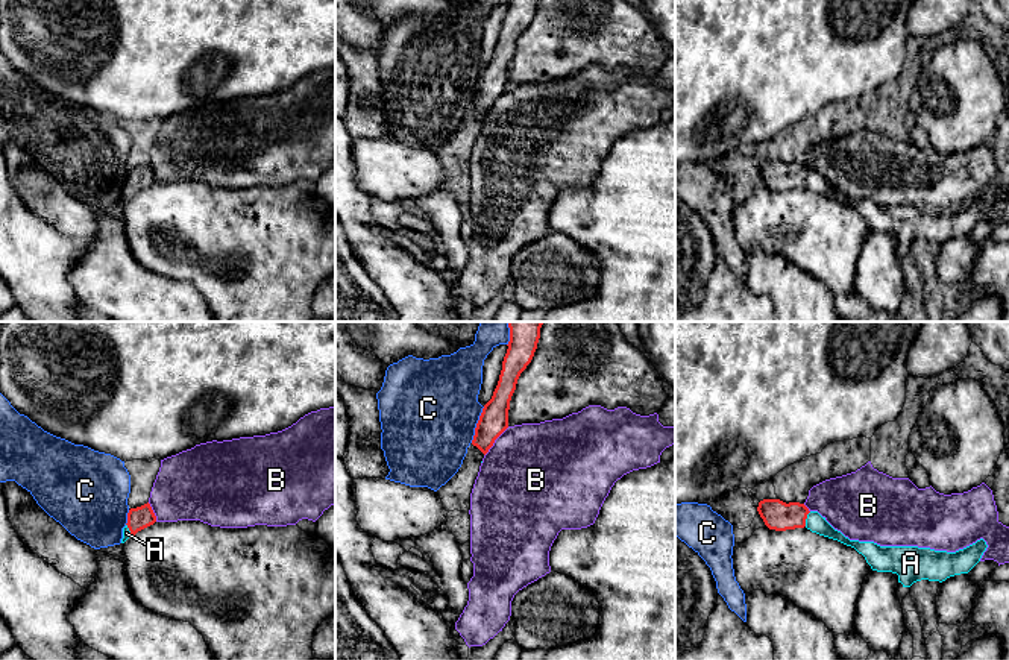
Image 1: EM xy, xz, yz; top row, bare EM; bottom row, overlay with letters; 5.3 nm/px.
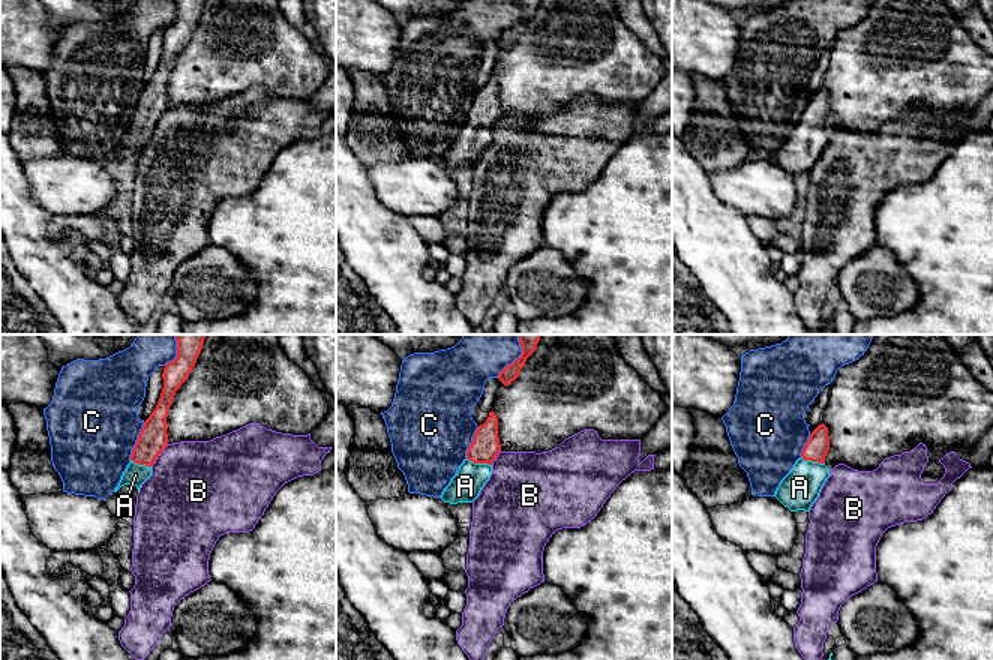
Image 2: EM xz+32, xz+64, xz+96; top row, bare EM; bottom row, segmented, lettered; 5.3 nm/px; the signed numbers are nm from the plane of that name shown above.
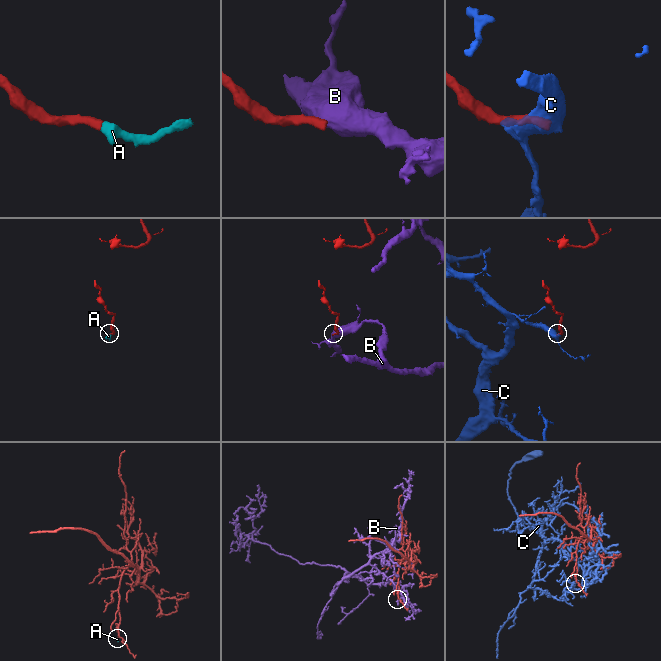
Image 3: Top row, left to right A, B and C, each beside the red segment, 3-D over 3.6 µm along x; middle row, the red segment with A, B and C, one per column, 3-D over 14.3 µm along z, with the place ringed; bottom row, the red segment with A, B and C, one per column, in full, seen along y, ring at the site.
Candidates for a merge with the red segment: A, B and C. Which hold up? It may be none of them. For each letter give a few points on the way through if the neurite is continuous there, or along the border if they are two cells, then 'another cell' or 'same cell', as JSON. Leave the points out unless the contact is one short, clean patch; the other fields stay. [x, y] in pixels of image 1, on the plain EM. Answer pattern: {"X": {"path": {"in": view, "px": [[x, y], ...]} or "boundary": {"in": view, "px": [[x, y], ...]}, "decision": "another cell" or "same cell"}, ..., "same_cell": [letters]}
{"A": {"path": {"in": "yz", "px": [[777, 175], [806, 178], [815, 182]]}, "decision": "same cell"}, "B": {"boundary": {"in": "xz", "px": [[509, 87], [484, 116]]}, "decision": "another cell"}, "C": {"decision": "another cell"}, "same_cell": ["A"]}

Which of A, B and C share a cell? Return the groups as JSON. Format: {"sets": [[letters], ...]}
{"sets": [["A"], ["B"], ["C"]]}

